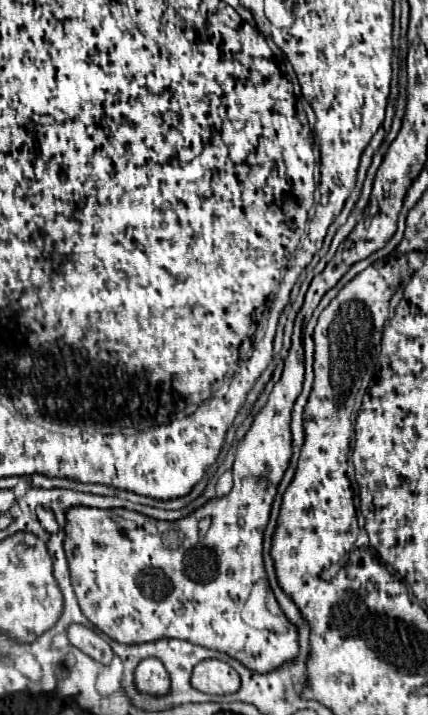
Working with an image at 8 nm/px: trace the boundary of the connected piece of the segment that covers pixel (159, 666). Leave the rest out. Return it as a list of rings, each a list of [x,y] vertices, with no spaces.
[[[149,657],[139,663],[139,671],[135,673],[135,683],[143,693],[153,693],[153,695],[169,693],[167,669],[157,657]]]

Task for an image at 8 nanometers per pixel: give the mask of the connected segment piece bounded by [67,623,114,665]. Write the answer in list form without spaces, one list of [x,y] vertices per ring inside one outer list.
[[[77,623],[69,625],[67,627],[67,637],[69,637],[71,645],[79,647],[83,653],[87,653],[87,655],[104,665],[110,664],[114,658],[110,644],[103,641],[91,629],[85,629],[83,625],[77,625]]]

